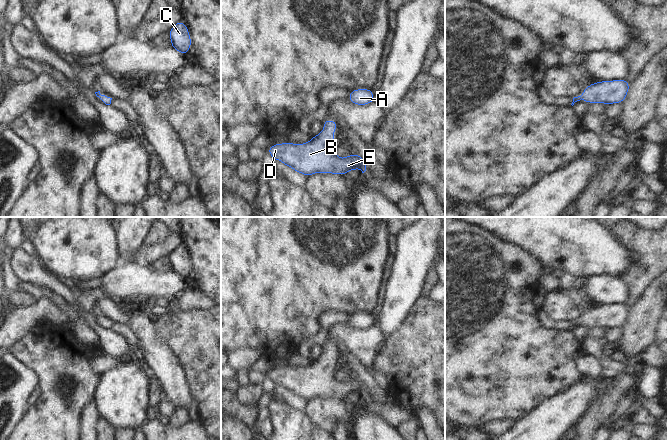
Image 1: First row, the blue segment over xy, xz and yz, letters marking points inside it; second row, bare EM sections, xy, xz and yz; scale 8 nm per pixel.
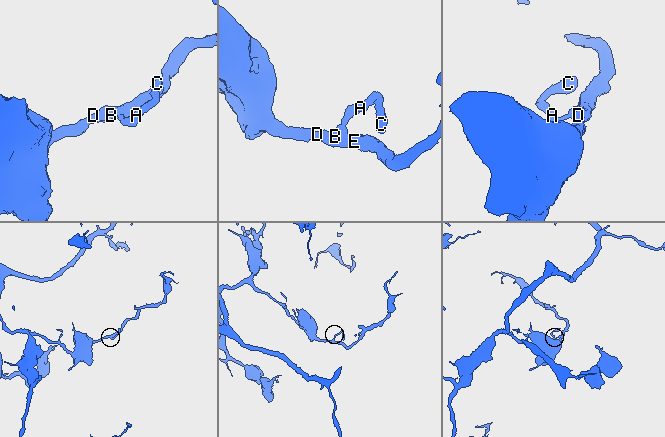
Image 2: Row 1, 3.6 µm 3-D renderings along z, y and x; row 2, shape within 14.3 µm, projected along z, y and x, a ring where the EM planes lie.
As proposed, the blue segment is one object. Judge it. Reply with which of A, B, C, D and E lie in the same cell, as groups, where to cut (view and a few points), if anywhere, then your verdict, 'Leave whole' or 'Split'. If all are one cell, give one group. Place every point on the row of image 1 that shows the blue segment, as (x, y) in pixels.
Groups: A B C D E. No split. Leave whole.

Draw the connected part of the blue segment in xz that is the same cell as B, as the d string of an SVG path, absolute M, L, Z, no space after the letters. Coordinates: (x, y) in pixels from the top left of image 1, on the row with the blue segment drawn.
M326 119L323 122L324 130L313 136L309 142L273 144L266 152L272 156L273 160L281 161L306 177L314 173L343 176L355 169L360 169L364 173L366 165L359 154L350 154L345 158L339 158L335 154L336 140L332 133L337 127L337 121Z

